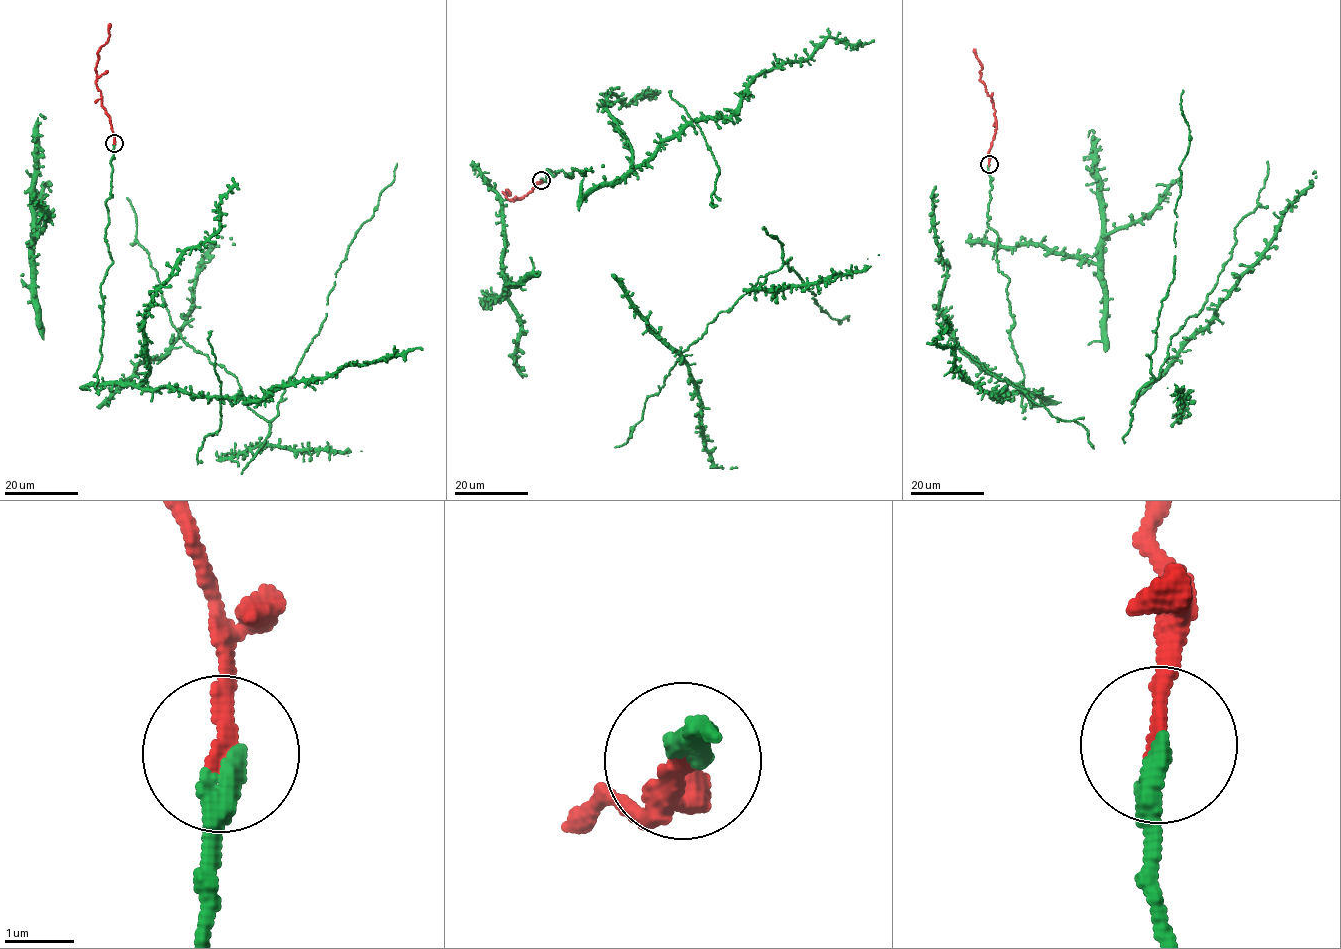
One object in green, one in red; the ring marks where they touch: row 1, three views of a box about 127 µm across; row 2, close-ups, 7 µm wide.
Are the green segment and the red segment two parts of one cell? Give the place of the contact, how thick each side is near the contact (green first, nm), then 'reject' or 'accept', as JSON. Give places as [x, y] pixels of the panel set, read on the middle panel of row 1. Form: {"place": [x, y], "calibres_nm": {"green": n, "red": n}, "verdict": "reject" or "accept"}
{"place": [541, 180], "calibres_nm": {"green": 360, "red": 240}, "verdict": "accept"}

